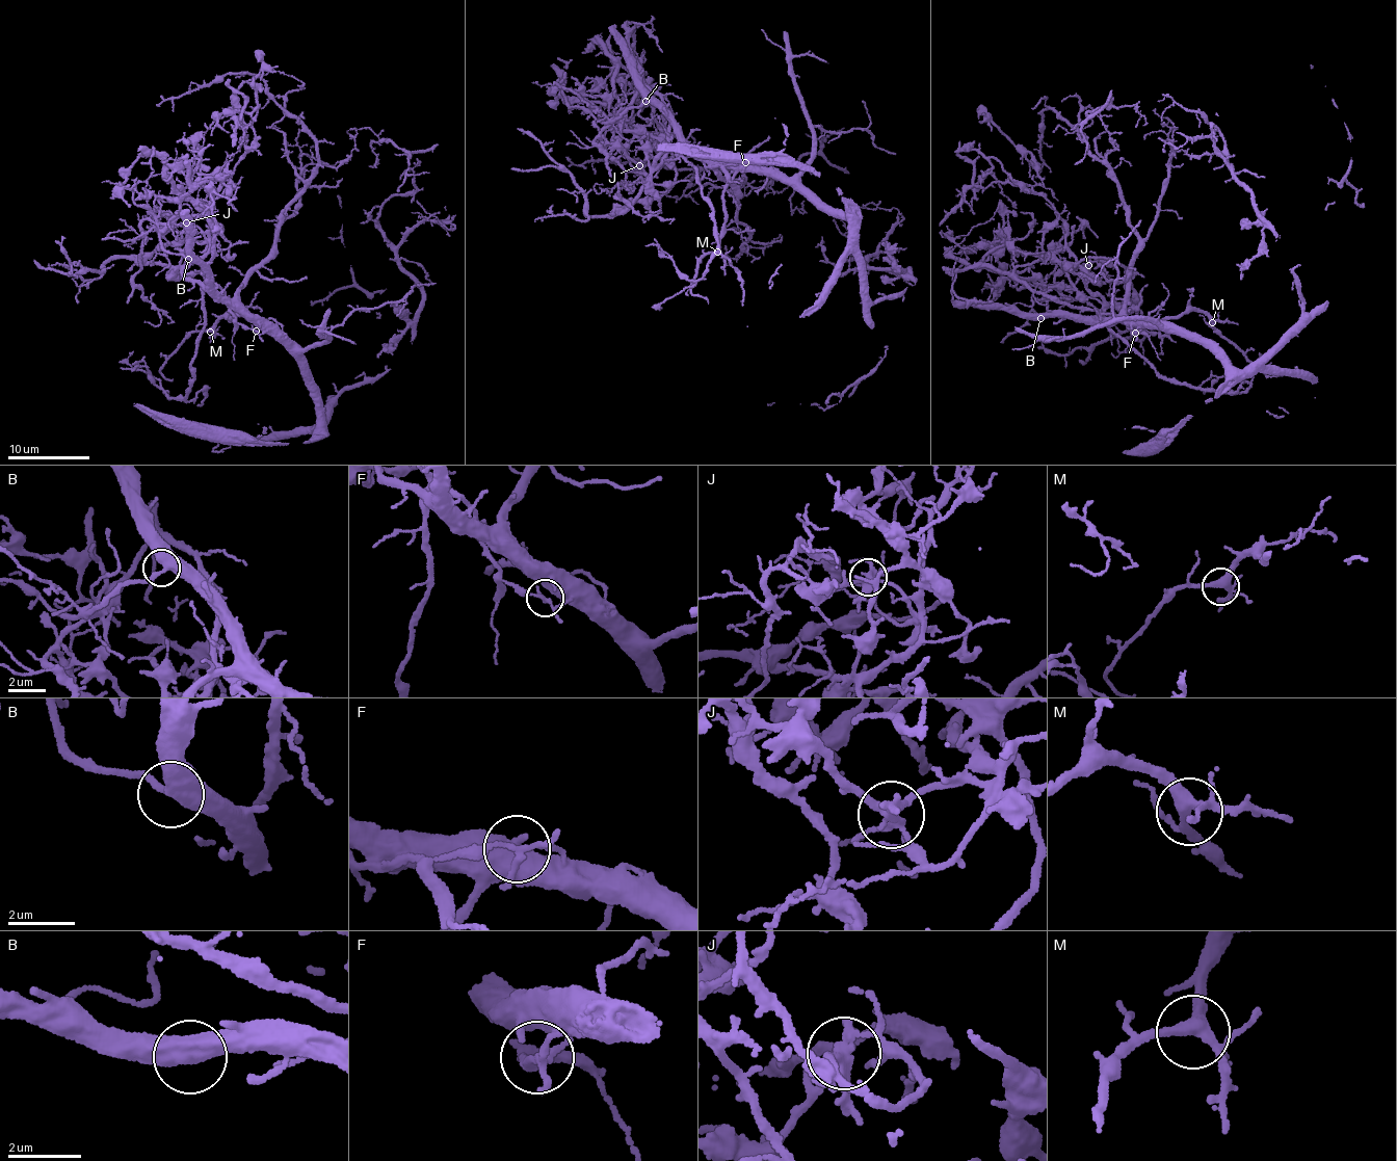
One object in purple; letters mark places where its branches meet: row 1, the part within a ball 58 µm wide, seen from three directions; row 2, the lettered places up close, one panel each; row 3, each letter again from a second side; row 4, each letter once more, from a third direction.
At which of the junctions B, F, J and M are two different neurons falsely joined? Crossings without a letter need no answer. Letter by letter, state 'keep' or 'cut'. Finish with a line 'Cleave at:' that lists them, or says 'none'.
B: keep
F: cut
J: cut
M: keep
Cleave at: F, J

